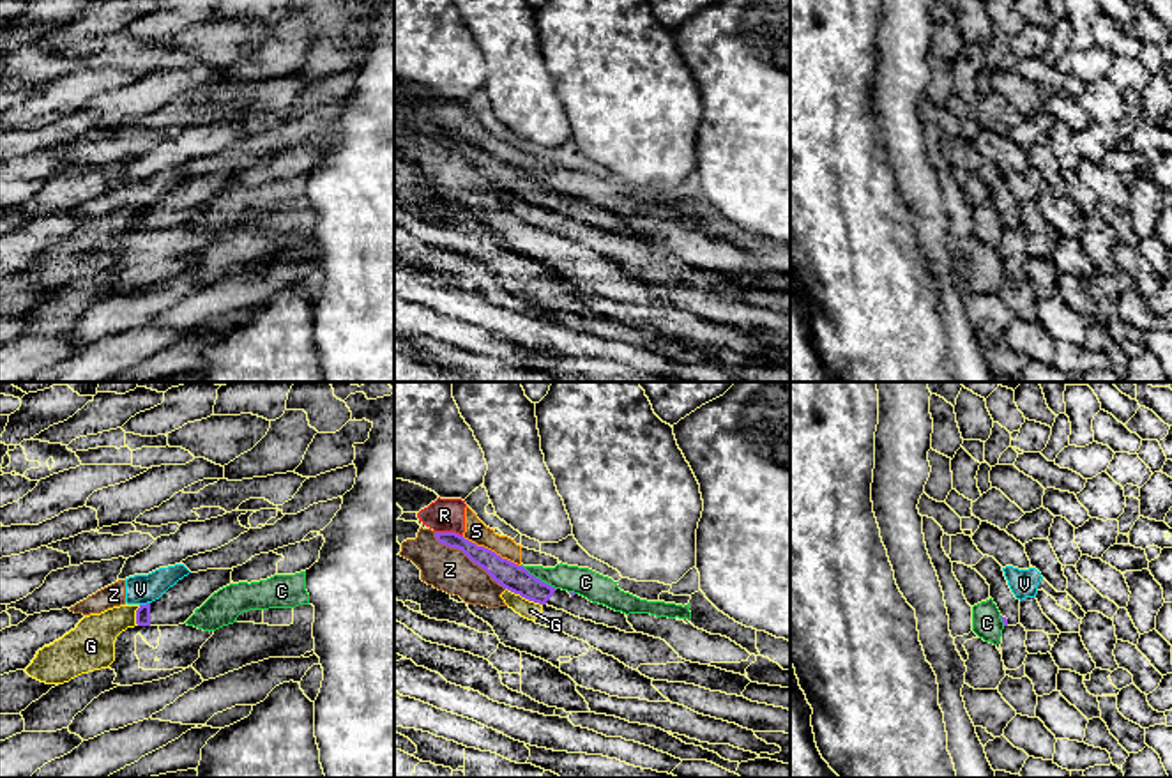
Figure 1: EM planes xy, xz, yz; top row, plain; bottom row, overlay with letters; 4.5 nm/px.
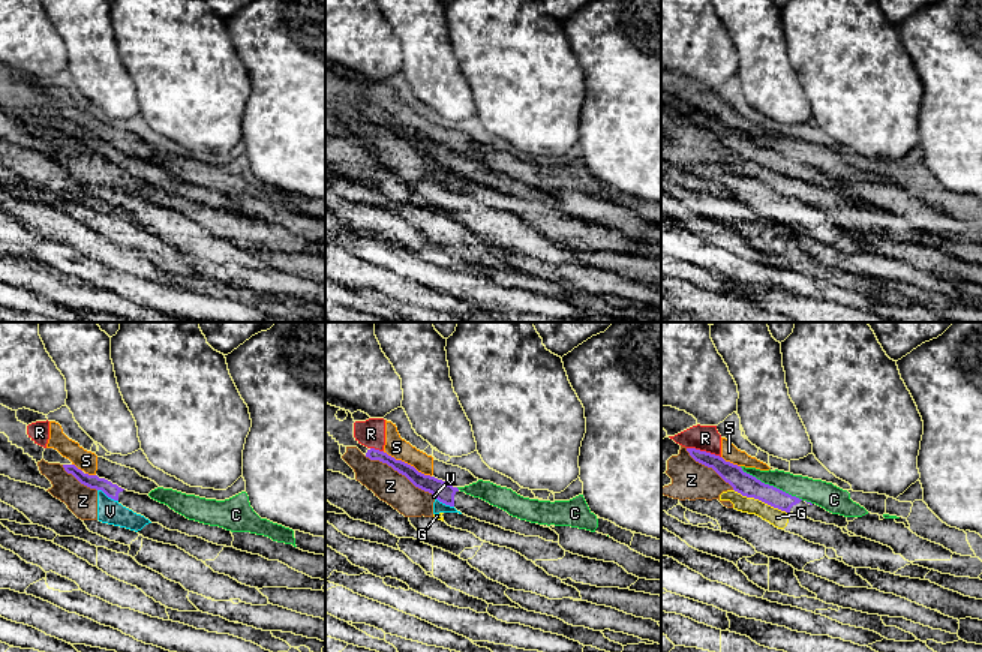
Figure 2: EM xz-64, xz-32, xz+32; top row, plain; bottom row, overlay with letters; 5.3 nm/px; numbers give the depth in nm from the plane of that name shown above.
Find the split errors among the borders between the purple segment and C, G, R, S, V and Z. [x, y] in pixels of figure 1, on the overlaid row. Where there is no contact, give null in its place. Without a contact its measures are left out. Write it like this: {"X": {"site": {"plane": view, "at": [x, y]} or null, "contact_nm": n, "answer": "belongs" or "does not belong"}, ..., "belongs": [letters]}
{"C": {"site": {"plane": "xz", "at": [538, 579]}, "contact_nm": 200, "answer": "does not belong"}, "G": {"site": {"plane": "xz", "at": [524, 596]}, "contact_nm": 190, "answer": "does not belong"}, "R": {"site": {"plane": "xz", "at": [449, 533]}, "contact_nm": 130, "answer": "does not belong"}, "S": {"site": {"plane": "xz", "at": [490, 550]}, "contact_nm": 300, "answer": "does not belong"}, "V": {"site": {"plane": "xy", "at": [144, 605]}, "contact_nm": 50, "answer": "does not belong"}, "Z": {"site": {"plane": "xz", "at": [467, 556]}, "contact_nm": 420, "answer": "does not belong"}, "belongs": []}

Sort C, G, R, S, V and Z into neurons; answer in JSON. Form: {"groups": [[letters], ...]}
{"groups": [["C"], ["G"], ["R", "S"], ["V", "Z"]]}

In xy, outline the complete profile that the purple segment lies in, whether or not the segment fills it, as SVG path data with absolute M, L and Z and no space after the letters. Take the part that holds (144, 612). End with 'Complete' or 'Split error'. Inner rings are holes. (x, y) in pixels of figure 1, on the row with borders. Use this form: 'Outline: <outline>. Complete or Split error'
Outline: M207 569L189 573L170 587L159 599L140 605L138 626L179 626L184 624L214 592L233 584L232 569Z. Split error

